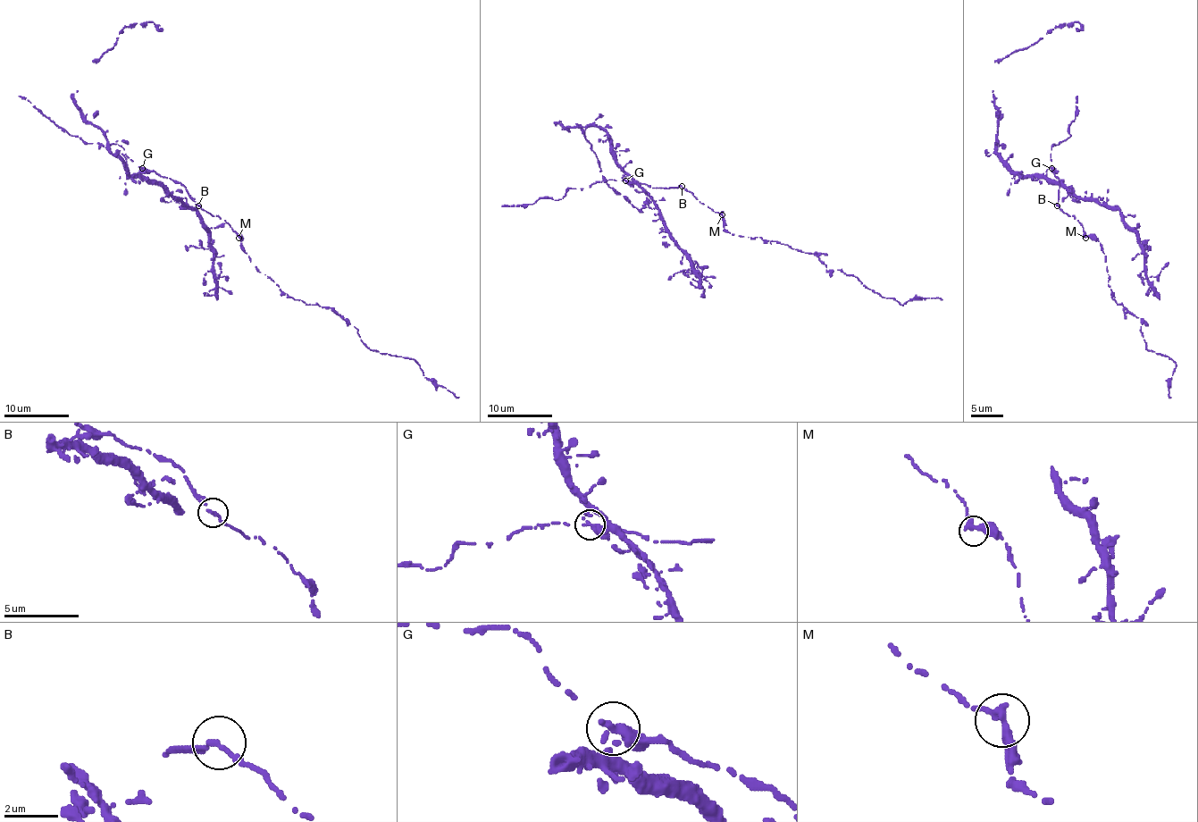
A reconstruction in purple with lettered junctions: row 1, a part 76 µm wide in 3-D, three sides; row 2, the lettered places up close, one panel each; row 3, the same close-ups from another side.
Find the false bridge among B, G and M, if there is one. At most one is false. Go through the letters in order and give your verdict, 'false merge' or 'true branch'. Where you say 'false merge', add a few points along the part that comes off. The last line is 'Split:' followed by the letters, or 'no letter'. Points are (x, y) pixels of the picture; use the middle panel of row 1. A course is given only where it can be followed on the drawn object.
B: true branch
G: false merge
M: true branch
Split: G

